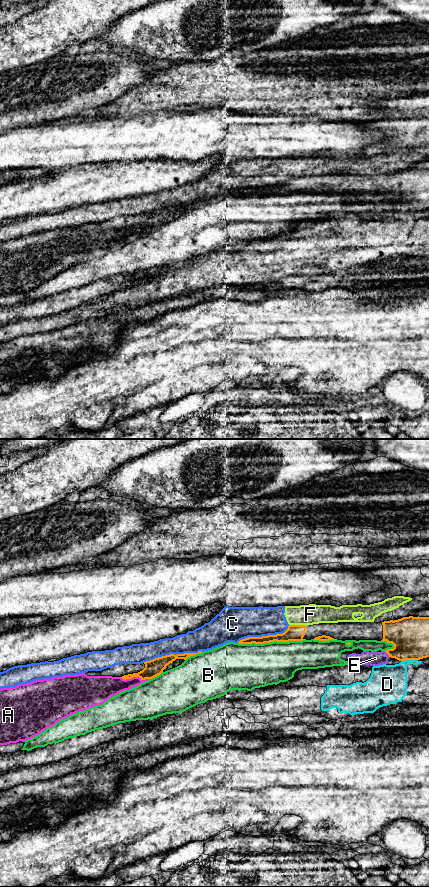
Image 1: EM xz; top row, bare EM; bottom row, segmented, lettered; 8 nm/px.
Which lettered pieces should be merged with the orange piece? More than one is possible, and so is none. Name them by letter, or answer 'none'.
none

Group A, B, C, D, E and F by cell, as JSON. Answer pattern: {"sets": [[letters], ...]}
{"sets": [["A"], ["B", "E"], ["C", "F"], ["D"]]}

